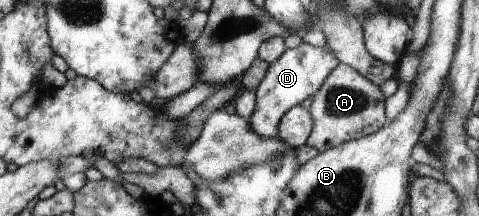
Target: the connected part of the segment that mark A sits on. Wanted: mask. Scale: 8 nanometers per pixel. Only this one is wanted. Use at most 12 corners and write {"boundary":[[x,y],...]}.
{"boundary":[[338,63],[312,95],[322,152],[388,123],[384,96]]}

